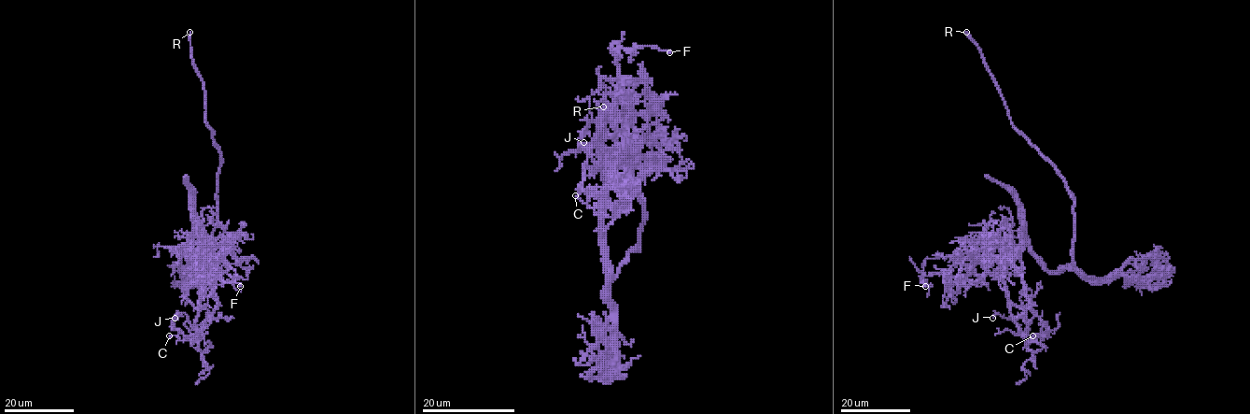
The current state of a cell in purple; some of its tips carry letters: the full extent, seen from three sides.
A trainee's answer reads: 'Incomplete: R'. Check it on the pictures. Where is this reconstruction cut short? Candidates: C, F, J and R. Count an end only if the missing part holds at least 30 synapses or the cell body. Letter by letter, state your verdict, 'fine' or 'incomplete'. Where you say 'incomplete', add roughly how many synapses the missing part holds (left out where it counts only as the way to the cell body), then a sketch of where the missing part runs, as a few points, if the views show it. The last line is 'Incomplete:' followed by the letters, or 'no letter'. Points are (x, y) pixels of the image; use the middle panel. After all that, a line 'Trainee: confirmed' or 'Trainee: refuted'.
C: fine
F: fine
J: fine
R: incomplete; missing branch runs (603, 107), (603, 96), (609, 87), (605, 69)
Incomplete: R
Trainee: confirmed

